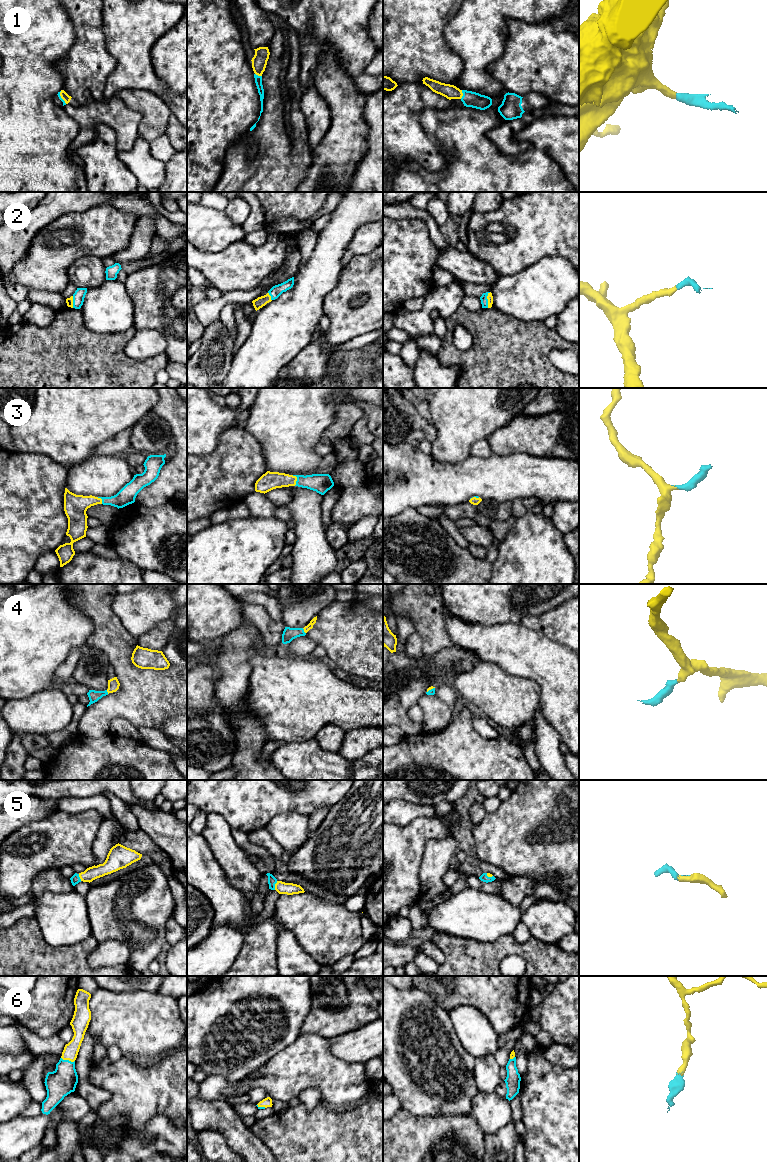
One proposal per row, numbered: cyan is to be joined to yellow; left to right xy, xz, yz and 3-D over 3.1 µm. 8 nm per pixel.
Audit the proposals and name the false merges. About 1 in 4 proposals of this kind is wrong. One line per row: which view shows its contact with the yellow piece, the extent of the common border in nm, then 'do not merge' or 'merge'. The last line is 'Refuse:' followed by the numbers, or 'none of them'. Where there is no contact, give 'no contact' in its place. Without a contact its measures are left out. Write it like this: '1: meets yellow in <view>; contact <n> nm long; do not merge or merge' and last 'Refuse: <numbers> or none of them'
1: meets yellow in yz; contact 70 nm long; merge
2: meets yellow in yz; contact 130 nm long; merge
3: meets yellow in xz; contact 90 nm long; merge
4: meets yellow in xz; contact 50 nm long; merge
5: meets yellow in xz; contact 80 nm long; merge
6: meets yellow in xy; contact 120 nm long; merge
Refuse: none of them

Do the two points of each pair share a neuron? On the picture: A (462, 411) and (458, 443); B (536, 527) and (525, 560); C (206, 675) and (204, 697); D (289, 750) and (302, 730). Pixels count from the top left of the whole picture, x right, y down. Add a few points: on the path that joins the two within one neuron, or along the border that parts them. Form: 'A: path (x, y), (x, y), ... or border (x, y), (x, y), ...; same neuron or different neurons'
A: path (460, 419), (458, 435); same neuron
B: path (534, 535), (533, 552); same neuron
C: path (204, 680), (204, 692); same neuron
D: border (313, 737), (303, 741), (287, 742), (280, 745); different neurons

